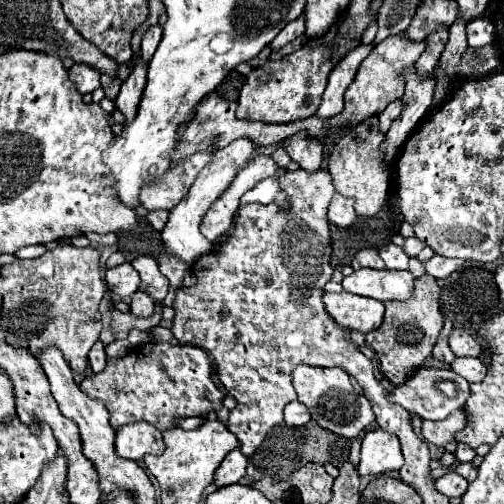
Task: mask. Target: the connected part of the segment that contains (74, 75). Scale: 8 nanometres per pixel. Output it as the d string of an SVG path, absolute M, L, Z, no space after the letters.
M73 65L71 71L69 71L69 79L75 83L77 91L79 93L93 93L97 87L101 87L101 73L95 71L93 67L89 65Z

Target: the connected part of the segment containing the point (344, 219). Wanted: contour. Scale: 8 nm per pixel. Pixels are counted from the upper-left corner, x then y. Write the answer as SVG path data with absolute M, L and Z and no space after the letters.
M335 193L329 203L329 213L327 213L329 221L337 227L349 227L357 219L353 205L355 205L353 197L345 197L345 195Z

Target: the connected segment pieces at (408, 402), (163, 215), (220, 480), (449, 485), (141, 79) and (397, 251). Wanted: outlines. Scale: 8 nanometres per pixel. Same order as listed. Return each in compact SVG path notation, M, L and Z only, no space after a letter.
M417 369L403 385L395 387L391 391L391 401L403 405L411 415L417 415L421 419L439 421L449 417L449 413L461 409L465 401L469 399L469 383L463 377L457 377L453 369Z
M151 211L151 213L147 215L147 221L149 221L157 231L161 231L161 229L165 227L167 219L169 219L169 211Z
M239 449L231 451L231 453L223 459L223 463L219 465L219 469L215 471L215 483L217 483L219 487L231 485L231 483L239 483L239 481L245 477L247 461L249 461L249 459L247 459Z
M447 473L447 475L443 475L441 479L437 479L435 481L435 485L437 485L437 489L443 493L443 495L447 495L447 497L461 497L465 491L467 491L467 479L465 477L461 477L459 473Z
M139 61L131 75L123 81L121 93L115 99L115 107L125 115L125 121L133 121L137 117L137 105L141 103L141 93L145 91L145 63Z
M389 243L379 249L379 255L385 261L387 269L407 269L409 267L409 255L405 253L403 247Z

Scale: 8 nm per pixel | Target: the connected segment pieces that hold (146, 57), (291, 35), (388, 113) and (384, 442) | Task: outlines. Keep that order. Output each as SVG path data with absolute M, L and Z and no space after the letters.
M161 25L149 27L149 29L145 31L143 41L141 41L141 59L143 59L145 63L151 61L151 57L153 57L153 53L155 53L157 45L161 43L161 37L163 37L163 29L161 29Z
M301 15L297 21L291 21L289 25L285 25L285 27L281 29L281 33L275 37L271 49L277 51L277 49L281 49L283 45L287 45L287 43L291 43L293 39L297 39L299 35L303 35L303 33L305 33L305 15Z
M399 99L393 101L383 113L379 113L379 129L381 129L381 133L389 131L391 123L399 117L399 113L401 113L401 101Z
M373 429L367 431L361 445L361 461L359 461L359 475L373 475L379 477L389 471L397 471L403 465L401 445L395 435Z

